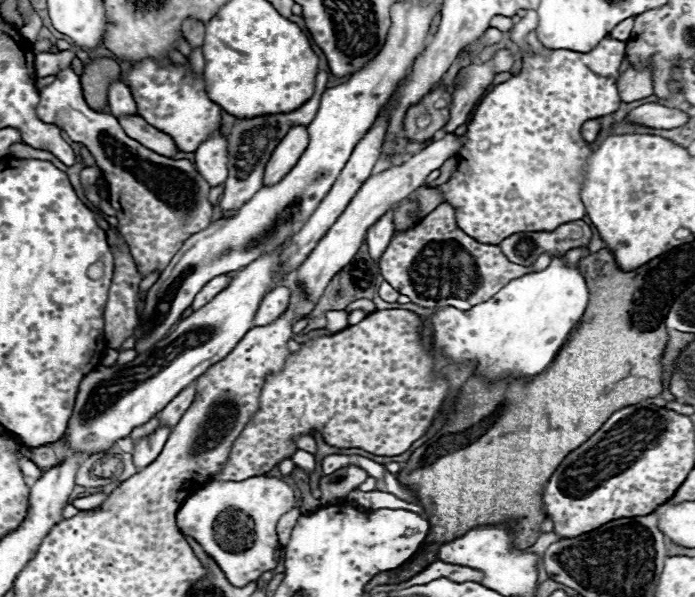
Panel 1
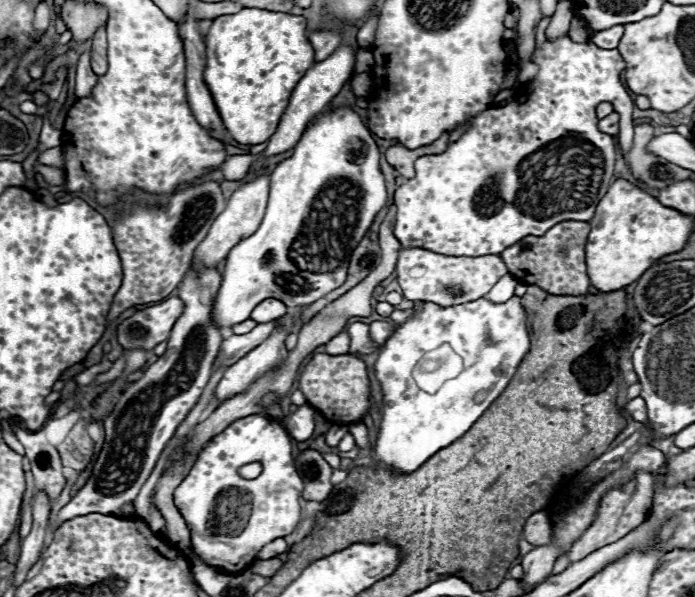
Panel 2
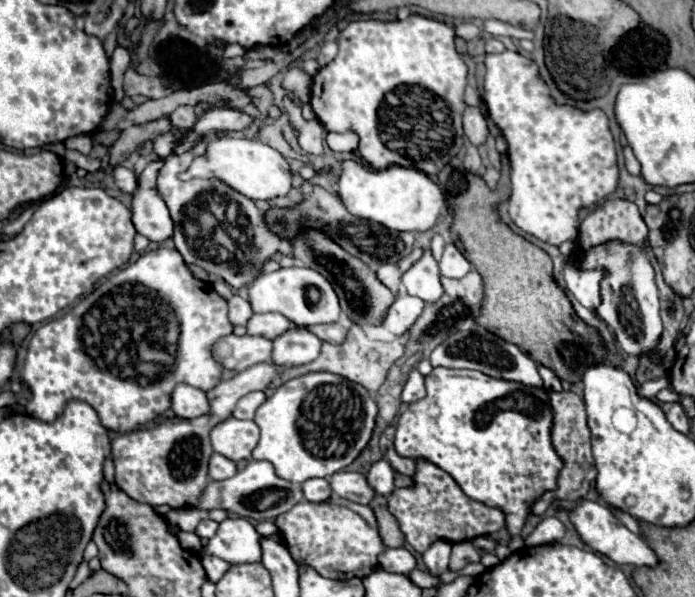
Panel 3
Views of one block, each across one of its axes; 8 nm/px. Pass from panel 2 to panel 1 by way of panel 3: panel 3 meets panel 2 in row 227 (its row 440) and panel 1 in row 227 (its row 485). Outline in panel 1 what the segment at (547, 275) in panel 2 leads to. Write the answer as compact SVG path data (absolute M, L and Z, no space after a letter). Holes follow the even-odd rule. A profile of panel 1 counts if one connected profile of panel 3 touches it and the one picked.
M566 222L552 232L520 232L508 236L498 246L506 258L514 264L530 266L540 254L560 256L574 248L588 248L592 240L592 228L582 222Z

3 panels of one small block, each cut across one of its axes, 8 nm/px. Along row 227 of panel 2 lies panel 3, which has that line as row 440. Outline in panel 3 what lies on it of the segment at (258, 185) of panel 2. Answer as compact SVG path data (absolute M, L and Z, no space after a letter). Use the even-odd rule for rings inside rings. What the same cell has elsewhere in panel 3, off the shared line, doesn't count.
M232 416L210 432L210 440L214 452L226 456L232 462L252 460L252 450L260 440L260 428L254 420L238 420Z

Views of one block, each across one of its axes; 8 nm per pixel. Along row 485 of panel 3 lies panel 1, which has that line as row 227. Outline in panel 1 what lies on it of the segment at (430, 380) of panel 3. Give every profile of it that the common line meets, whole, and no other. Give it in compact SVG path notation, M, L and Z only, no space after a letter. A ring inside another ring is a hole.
M532 30L526 36L526 44L528 52L520 50L520 72L494 86L494 90L482 98L466 134L458 136L462 148L456 154L456 168L450 180L438 186L442 200L456 212L458 228L484 244L500 244L504 238L518 232L552 232L560 224L582 220L586 216L580 190L592 146L582 138L580 128L586 120L616 112L622 102L616 82L626 42L604 38L586 54L574 50L550 50L538 42L536 32Z

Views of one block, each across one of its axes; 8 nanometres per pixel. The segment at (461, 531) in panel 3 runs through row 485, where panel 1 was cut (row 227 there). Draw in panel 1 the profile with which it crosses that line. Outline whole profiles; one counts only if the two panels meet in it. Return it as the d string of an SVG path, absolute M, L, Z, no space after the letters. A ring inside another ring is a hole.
M448 204L436 206L414 228L396 234L380 258L380 274L384 280L424 308L454 306L470 310L472 306L492 298L492 294L504 288L512 278L520 278L526 272L528 266L512 264L502 254L500 246L468 238L468 234L456 226L454 210Z

